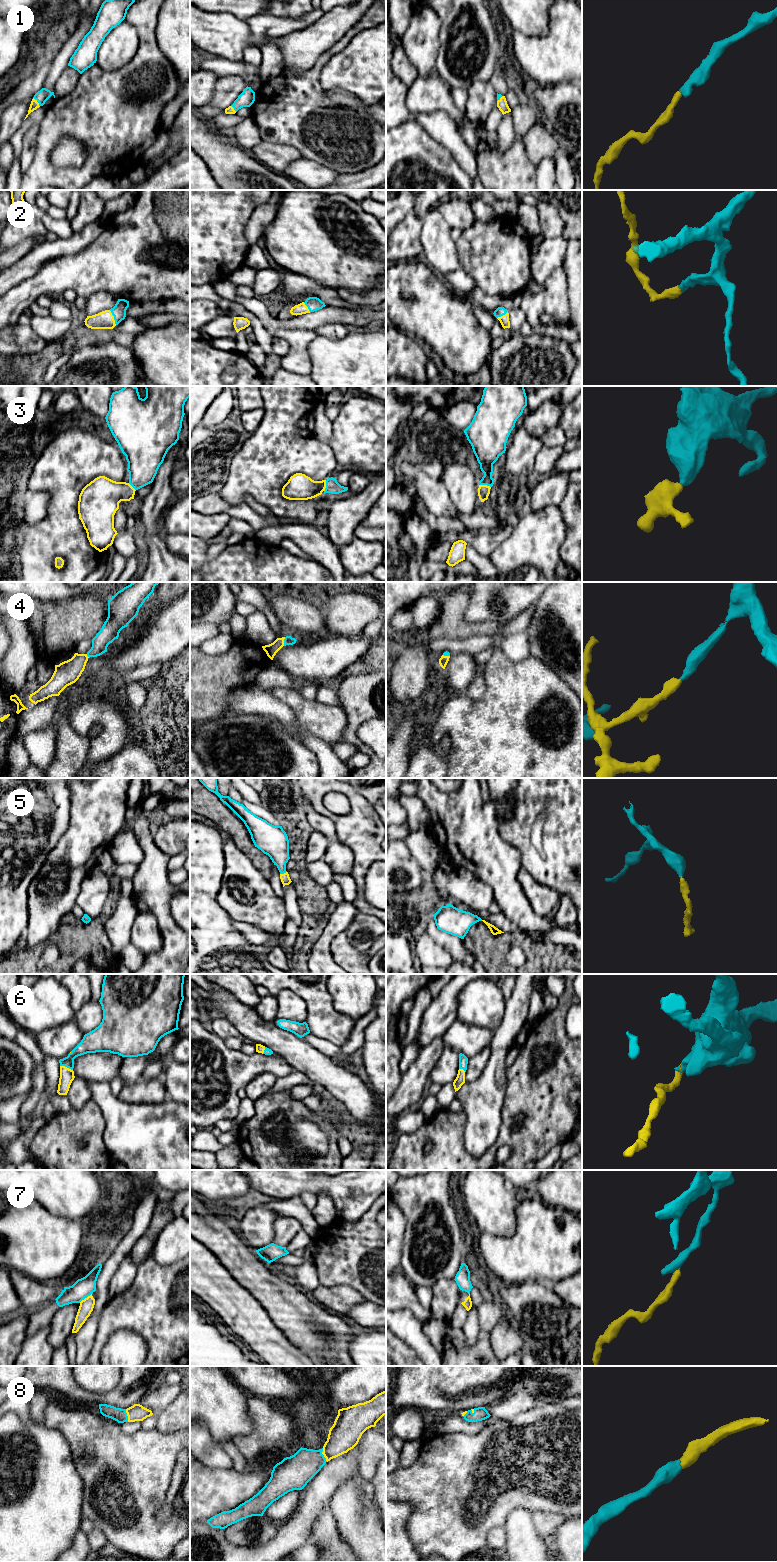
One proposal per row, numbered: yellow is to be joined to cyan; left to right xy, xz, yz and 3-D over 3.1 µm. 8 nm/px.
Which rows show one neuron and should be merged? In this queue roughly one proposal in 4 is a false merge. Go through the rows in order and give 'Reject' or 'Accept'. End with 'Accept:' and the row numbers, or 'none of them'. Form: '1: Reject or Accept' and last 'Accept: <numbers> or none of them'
1: Accept
2: Accept
3: Accept
4: Accept
5: Accept
6: Accept
7: Reject
8: Accept
Accept: 1, 2, 3, 4, 5, 6, 8

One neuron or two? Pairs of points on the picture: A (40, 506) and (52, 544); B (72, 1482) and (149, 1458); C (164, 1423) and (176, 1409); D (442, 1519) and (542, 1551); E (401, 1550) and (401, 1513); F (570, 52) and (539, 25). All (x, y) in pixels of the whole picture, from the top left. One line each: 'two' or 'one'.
A: two
B: two
C: one
D: two
E: one
F: two

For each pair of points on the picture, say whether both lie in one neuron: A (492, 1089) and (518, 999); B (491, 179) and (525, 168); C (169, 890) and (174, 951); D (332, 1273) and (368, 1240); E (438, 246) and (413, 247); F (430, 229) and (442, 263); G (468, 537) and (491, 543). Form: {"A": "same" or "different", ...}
{"A": "same", "B": "same", "C": "same", "D": "same", "E": "different", "F": "same", "G": "same"}

